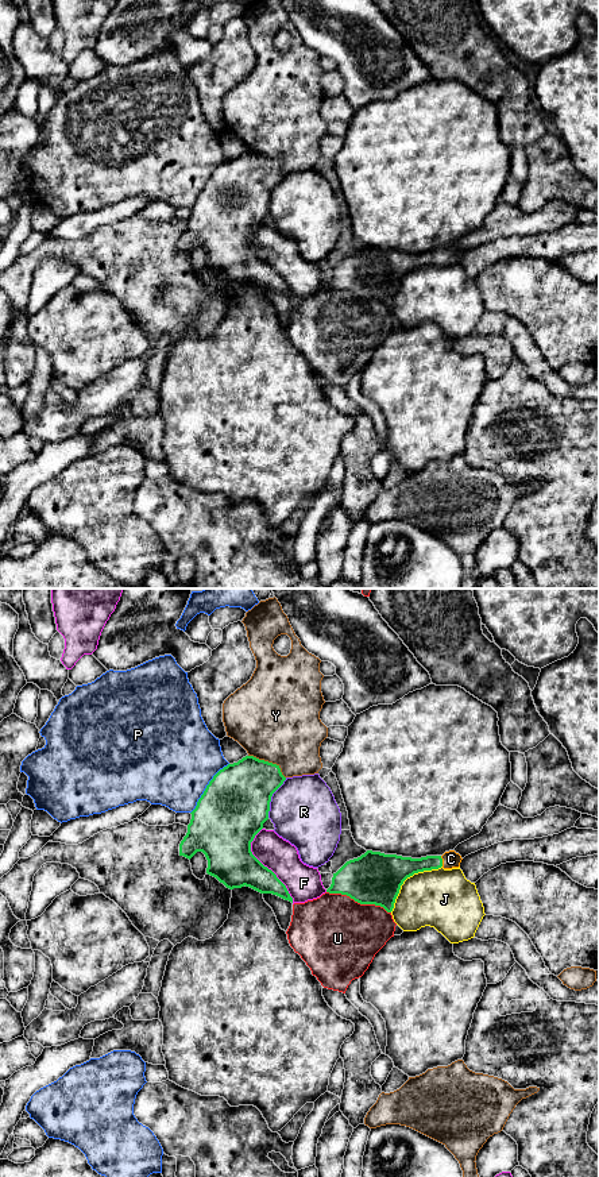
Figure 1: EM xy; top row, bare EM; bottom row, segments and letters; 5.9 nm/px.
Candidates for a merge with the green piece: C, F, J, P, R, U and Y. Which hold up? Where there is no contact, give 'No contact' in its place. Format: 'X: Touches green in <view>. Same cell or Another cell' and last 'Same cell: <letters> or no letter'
C: Touches green in xy. Same cell
F: Touches green in xy. Another cell
J: Touches green in xy. Another cell
P: Touches green in xy. Another cell
R: Touches green in xy. Another cell
U: Touches green in xy. Another cell
Y: Touches green in xy. Another cell
Same cell: C

